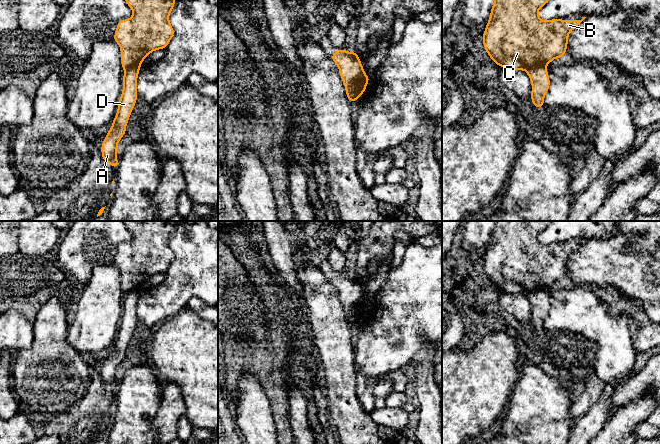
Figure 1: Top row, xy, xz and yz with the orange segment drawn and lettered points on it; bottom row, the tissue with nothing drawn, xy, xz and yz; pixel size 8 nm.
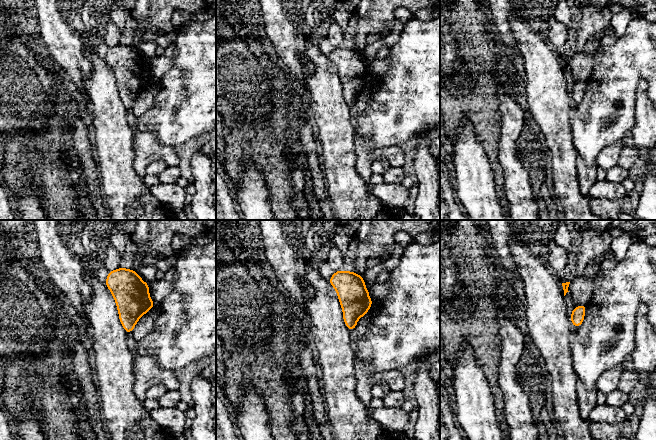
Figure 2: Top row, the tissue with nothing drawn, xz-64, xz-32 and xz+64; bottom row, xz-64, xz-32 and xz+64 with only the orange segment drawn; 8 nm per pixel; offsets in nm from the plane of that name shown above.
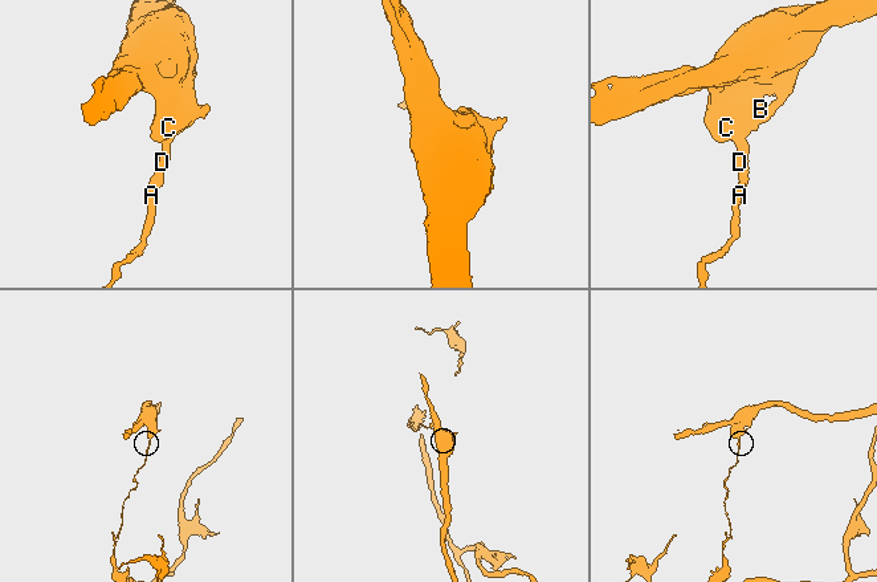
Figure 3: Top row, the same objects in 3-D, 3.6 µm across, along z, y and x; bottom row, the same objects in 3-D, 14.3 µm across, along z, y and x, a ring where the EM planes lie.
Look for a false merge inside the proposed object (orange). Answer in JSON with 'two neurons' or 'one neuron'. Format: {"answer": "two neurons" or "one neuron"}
{"answer": "two neurons"}

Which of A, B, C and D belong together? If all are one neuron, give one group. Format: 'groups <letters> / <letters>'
groups A D / B C

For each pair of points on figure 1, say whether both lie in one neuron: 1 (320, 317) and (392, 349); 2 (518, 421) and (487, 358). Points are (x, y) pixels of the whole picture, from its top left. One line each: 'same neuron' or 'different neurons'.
1: different neurons
2: different neurons

